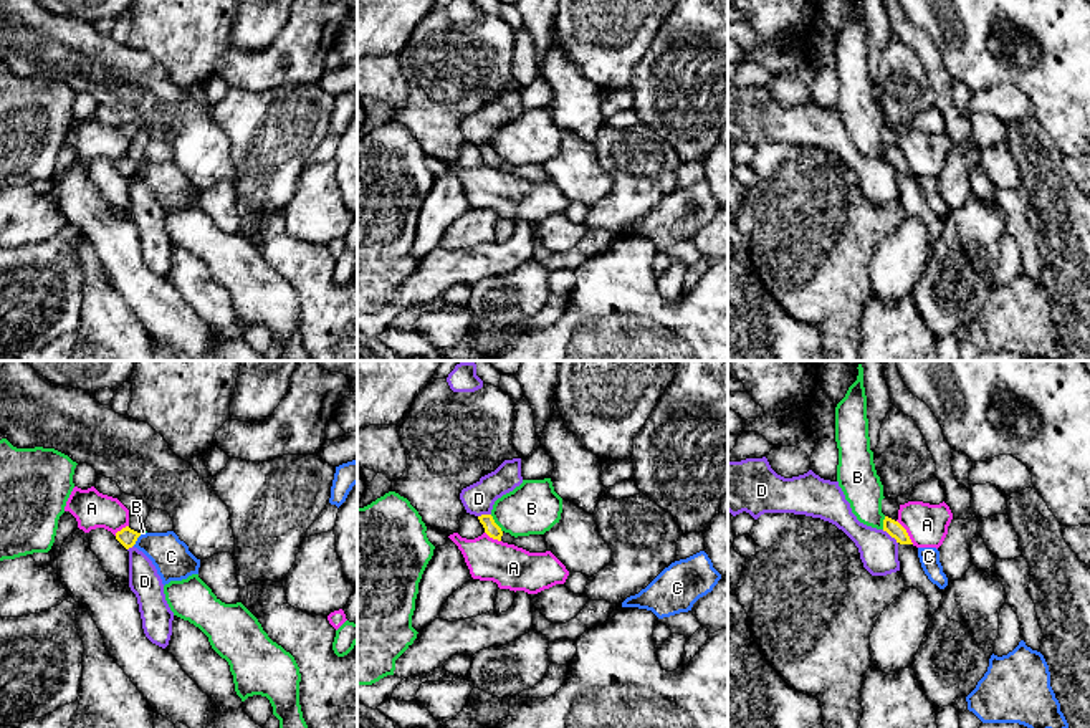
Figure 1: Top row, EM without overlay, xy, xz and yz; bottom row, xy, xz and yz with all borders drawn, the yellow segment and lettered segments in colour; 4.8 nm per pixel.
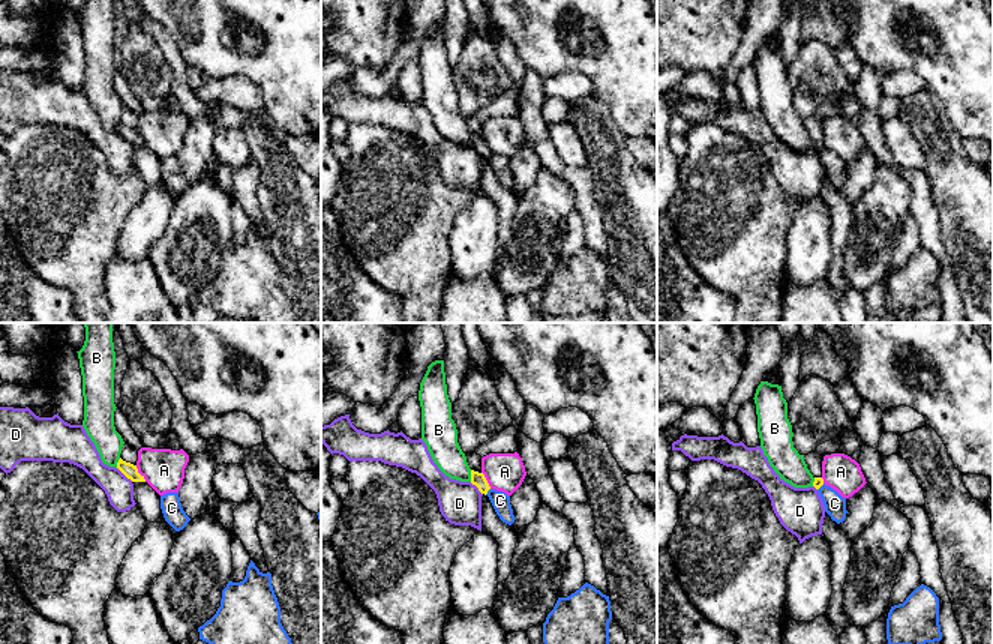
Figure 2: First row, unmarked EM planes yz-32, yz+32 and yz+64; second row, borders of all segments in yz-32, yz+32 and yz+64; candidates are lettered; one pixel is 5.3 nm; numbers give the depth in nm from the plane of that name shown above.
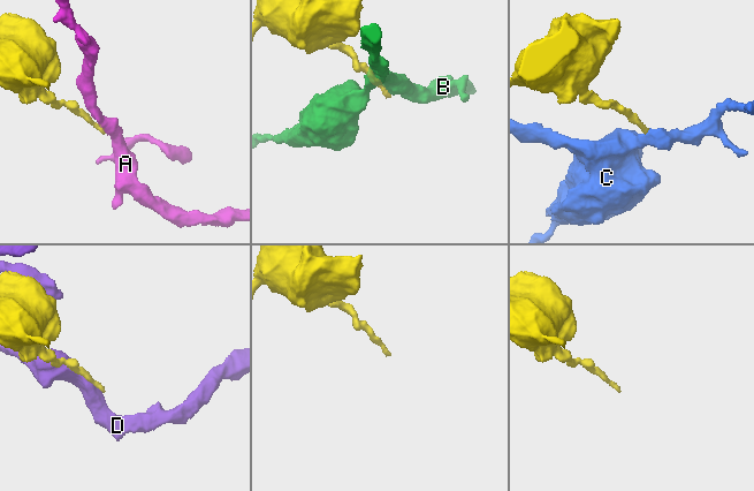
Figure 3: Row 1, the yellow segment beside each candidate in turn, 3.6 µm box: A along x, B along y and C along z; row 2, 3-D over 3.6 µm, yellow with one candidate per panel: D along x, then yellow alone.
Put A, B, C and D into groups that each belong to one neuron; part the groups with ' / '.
A / B / C / D

